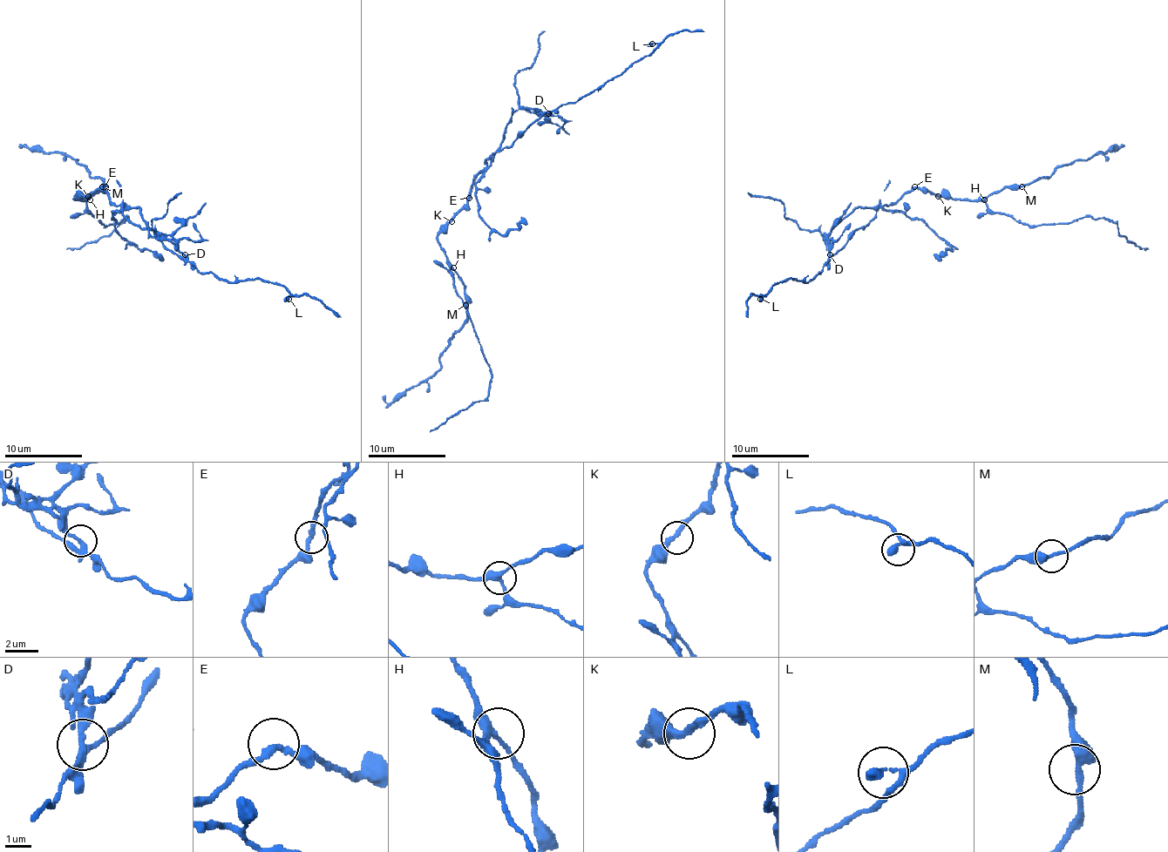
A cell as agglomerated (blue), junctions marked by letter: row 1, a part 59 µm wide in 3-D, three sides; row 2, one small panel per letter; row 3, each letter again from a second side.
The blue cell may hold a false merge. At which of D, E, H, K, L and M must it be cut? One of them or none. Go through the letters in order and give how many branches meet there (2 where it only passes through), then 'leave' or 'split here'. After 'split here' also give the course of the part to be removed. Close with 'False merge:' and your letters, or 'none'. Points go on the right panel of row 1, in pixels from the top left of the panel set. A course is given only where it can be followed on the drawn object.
D: branches 3; split here; course (829, 254), (825, 239), (856, 207), (883, 207), (922, 219), (952, 248), (944, 253), (940, 260)
E: branches 2; leave
H: branches 3; leave
K: branches 2; leave
L: branches 2; leave
M: branches 2; leave
False merge: D

